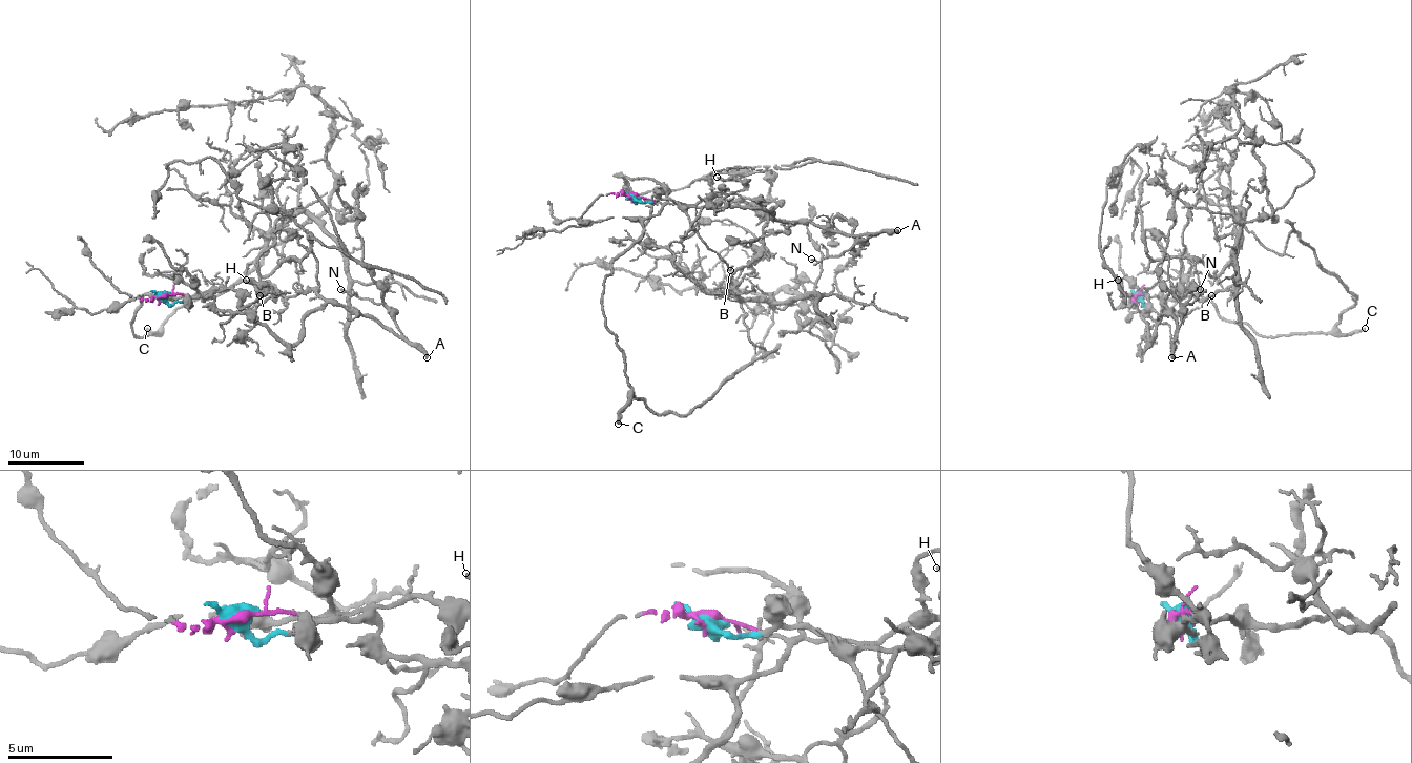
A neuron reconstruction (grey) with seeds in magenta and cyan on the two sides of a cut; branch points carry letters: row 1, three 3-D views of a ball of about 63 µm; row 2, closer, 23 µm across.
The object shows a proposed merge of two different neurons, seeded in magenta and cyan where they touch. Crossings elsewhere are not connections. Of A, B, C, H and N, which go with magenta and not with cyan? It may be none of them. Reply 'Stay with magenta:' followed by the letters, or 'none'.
Stay with magenta: C

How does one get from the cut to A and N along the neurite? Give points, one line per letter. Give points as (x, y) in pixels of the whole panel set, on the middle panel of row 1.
A: (632, 196), (684, 207), (758, 207), (832, 232), (897, 230)
N: (632, 196), (684, 207), (723, 202), (832, 232), (867, 234), (838, 255), (811, 260)

